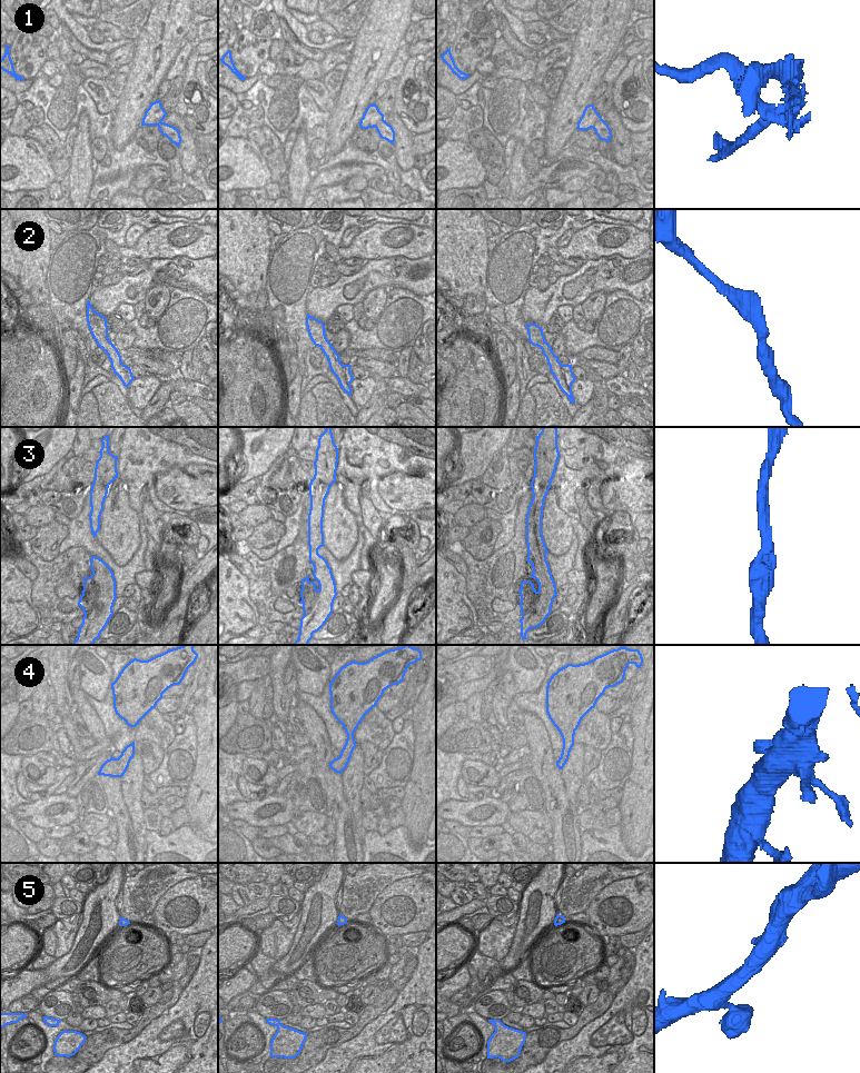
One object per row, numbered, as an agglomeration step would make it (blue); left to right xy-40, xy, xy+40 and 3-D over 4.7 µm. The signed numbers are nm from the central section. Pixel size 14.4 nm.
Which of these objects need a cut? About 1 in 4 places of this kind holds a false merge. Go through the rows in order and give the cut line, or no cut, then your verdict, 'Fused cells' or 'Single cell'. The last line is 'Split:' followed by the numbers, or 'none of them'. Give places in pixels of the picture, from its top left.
1: Split along xy+40 (601, 118), (593, 128). Fused cells
2: No split. Single cell
3: No split. Single cell
4: No split. Single cell
5: No split. Single cell
Split: 1

